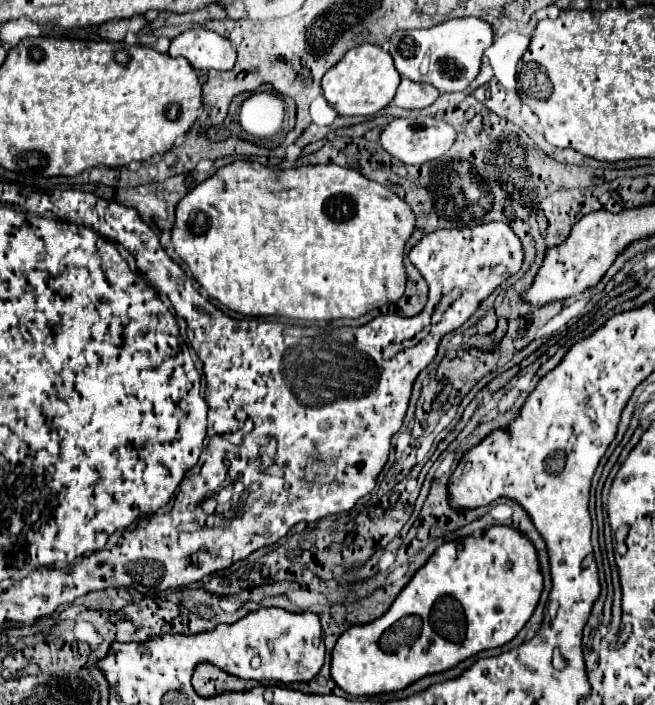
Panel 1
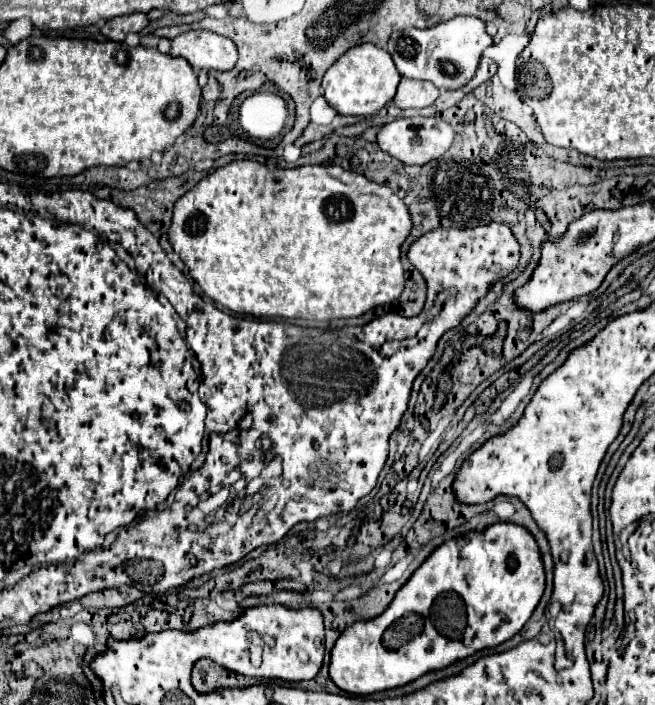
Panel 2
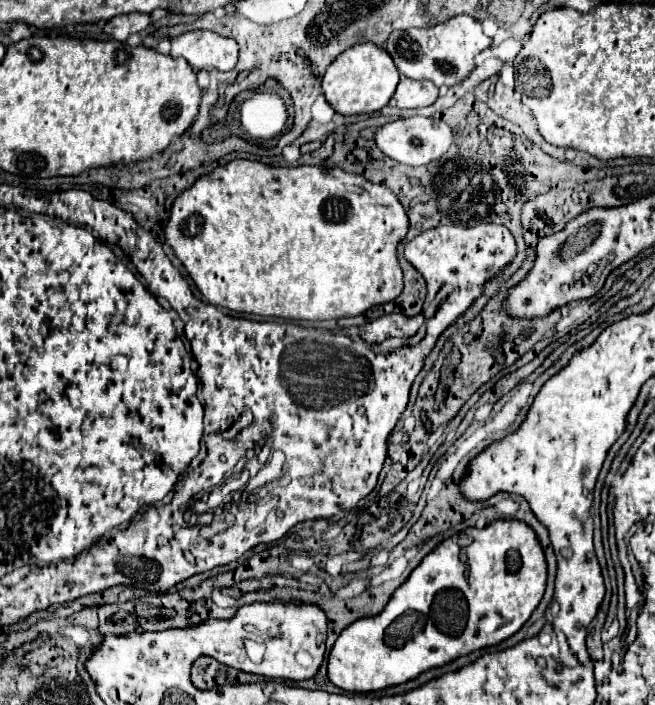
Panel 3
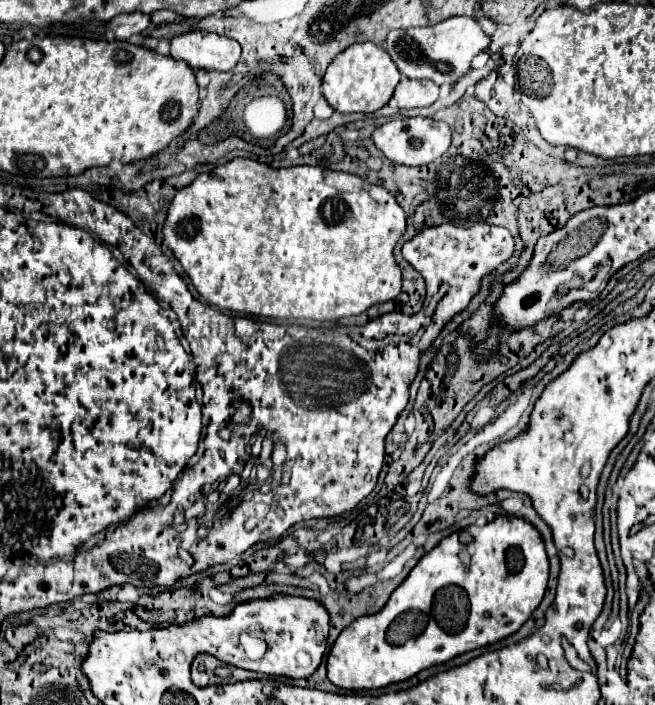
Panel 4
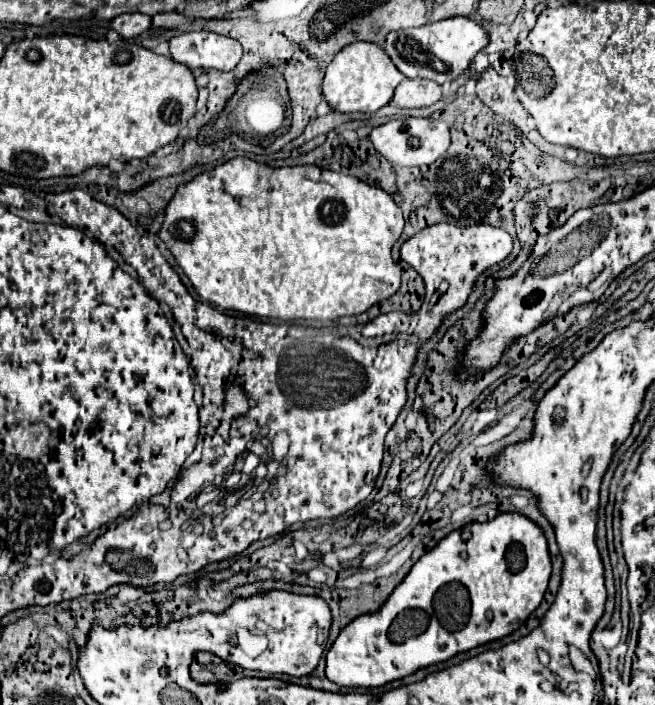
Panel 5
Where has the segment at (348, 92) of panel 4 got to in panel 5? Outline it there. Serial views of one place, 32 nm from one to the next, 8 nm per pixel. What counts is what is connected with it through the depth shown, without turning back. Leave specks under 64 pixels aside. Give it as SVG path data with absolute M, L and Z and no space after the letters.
M354 42L340 50L334 60L326 68L326 76L322 82L322 94L326 102L338 112L376 112L386 106L392 96L394 88L400 84L404 76L392 64L390 56L372 42Z

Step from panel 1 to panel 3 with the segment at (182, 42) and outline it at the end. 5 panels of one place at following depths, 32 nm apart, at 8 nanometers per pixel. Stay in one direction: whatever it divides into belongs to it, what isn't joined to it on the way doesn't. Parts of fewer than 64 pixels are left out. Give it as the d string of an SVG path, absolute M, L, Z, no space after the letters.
M192 30L172 38L172 58L186 58L198 70L232 70L238 60L238 44L208 30Z

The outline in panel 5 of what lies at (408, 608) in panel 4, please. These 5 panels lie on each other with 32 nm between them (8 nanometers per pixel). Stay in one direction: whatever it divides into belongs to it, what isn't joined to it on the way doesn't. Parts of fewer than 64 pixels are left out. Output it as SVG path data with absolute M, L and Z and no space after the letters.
M502 512L490 522L468 524L462 530L450 532L412 566L378 612L358 616L340 632L326 654L326 676L330 682L346 688L378 688L460 652L504 638L518 630L538 608L550 580L550 570L552 564L544 532L516 512Z

